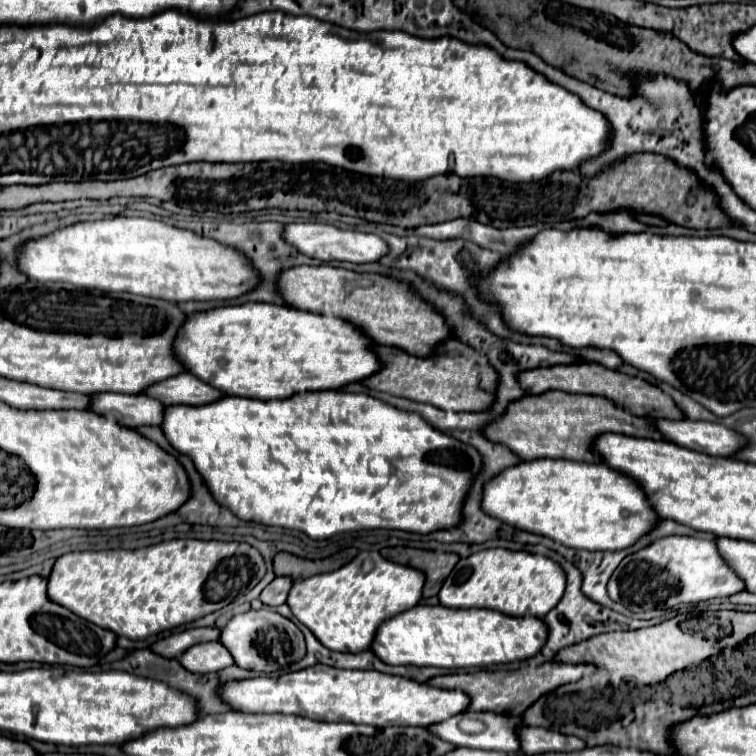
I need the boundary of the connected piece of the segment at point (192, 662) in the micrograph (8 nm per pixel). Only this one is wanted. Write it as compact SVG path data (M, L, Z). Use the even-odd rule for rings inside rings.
M203 642L189 648L179 658L179 664L193 674L205 674L205 672L219 672L231 666L233 658L229 658L229 652L219 642Z

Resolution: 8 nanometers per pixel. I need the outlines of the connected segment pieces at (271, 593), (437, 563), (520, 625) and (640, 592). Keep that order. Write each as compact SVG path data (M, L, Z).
M275 578L271 584L267 584L259 596L259 600L265 604L265 606L279 606L279 604L285 604L285 598L289 594L289 586L293 582L289 578Z
M407 548L403 554L399 554L401 564L417 568L425 574L423 598L431 598L439 594L443 580L449 576L457 560L459 560L457 554L445 554L445 552L437 554L431 550L413 550L413 548Z
M415 606L385 620L369 646L369 650L391 666L435 666L435 668L473 668L507 664L537 654L545 642L545 624L539 618L513 618L485 608L445 608Z
M667 536L651 546L621 560L607 582L611 600L623 604L631 612L663 610L677 604L697 604L711 598L727 598L745 590L745 582L737 578L729 564L719 554L713 540L689 536Z

